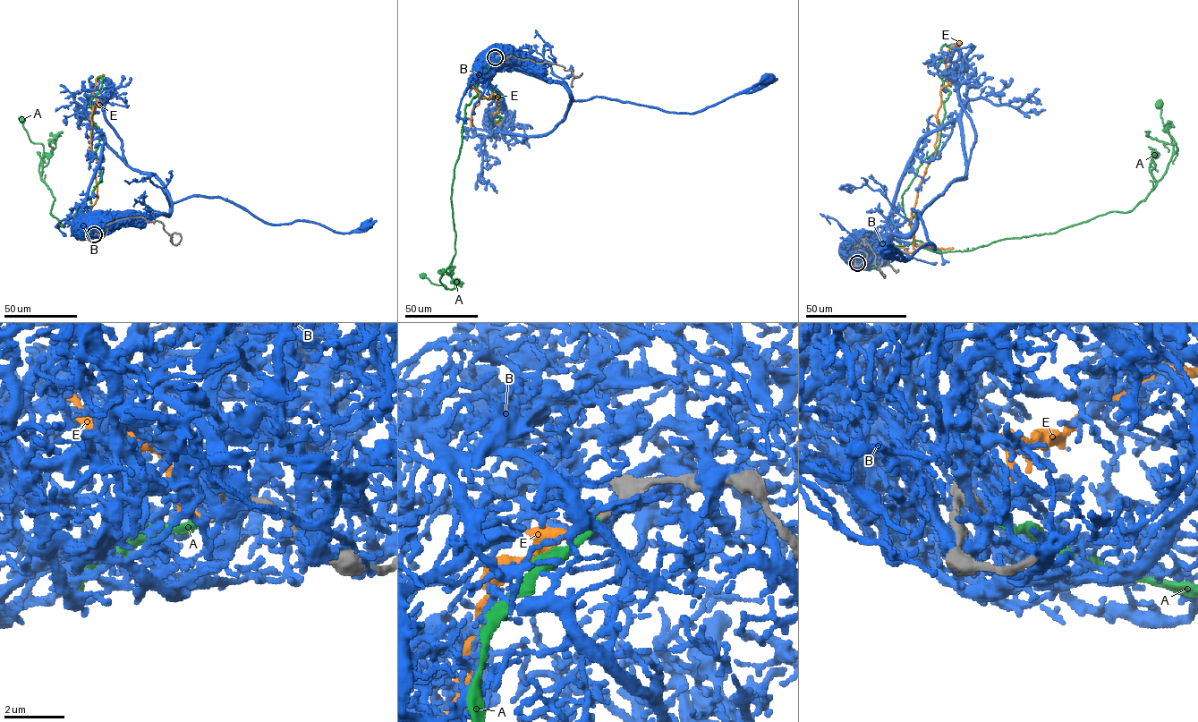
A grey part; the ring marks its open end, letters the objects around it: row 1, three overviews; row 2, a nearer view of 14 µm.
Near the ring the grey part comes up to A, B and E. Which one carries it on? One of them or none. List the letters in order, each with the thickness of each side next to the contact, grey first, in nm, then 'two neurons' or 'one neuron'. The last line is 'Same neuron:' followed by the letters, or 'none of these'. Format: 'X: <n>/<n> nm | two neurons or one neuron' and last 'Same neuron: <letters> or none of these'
A: 220/240 nm | one neuron
B: 280/200 nm | two neurons
E: 240/340 nm | two neurons
Same neuron: A

